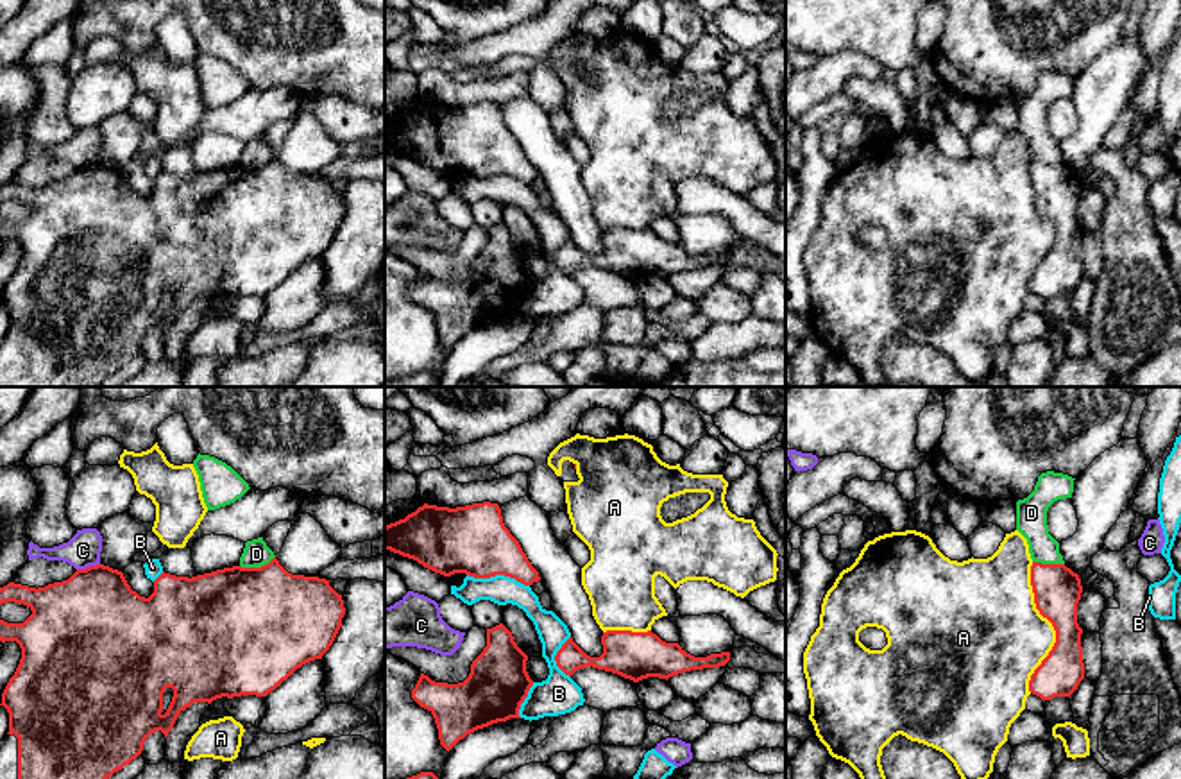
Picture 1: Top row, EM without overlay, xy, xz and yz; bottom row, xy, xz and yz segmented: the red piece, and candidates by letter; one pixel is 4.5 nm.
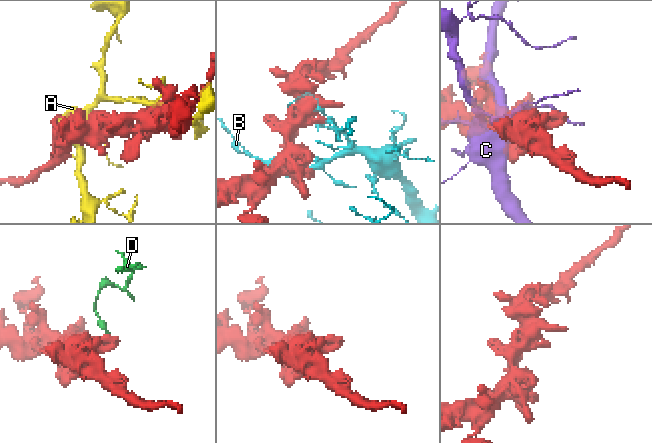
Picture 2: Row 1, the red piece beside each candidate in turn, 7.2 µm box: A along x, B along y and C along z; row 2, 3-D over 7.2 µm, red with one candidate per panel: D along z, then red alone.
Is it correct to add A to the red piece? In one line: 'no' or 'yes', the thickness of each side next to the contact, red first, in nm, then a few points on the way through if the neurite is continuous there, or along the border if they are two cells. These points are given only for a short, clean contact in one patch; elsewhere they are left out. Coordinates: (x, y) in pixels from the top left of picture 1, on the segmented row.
no; calibres 220 and 440 nm

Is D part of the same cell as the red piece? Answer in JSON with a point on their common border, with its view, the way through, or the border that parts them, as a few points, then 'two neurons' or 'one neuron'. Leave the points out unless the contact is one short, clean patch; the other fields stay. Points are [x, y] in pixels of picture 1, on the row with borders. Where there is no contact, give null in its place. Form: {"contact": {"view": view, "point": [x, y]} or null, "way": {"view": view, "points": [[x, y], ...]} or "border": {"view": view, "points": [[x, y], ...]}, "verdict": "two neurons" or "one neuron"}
{"contact": {"view": "xy", "point": [256, 568]}, "border": {"view": "xy", "points": [[274, 556], [260, 566], [240, 566]]}, "verdict": "two neurons"}

